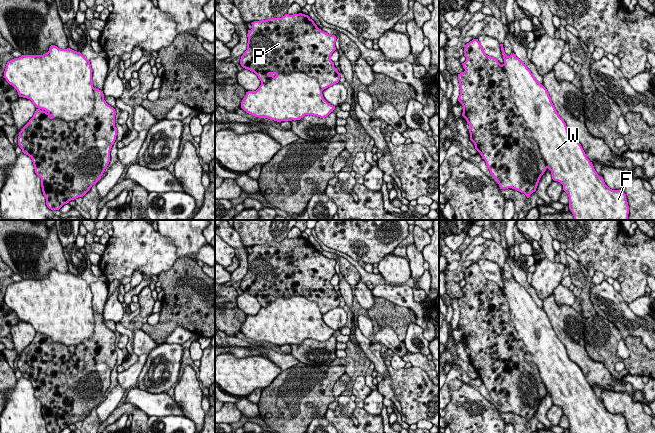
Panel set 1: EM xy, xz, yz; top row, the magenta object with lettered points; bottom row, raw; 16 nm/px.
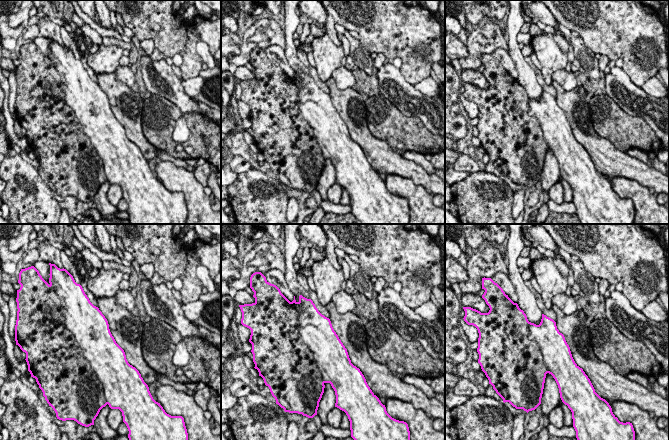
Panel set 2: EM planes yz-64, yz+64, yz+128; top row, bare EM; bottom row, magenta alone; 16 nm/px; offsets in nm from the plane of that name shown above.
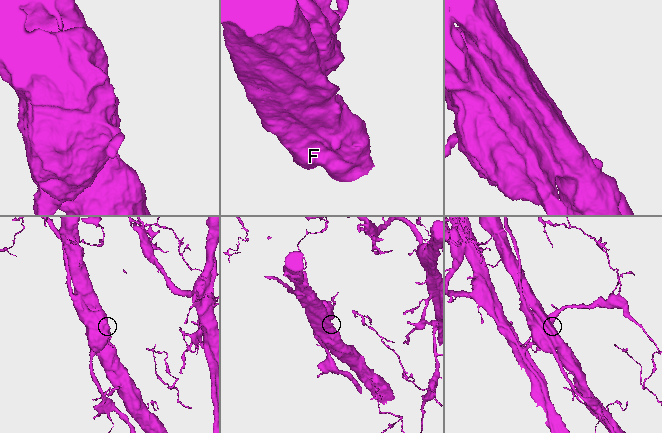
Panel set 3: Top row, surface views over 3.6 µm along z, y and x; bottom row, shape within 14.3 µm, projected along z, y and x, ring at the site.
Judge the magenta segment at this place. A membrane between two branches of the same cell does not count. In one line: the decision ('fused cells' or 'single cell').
fused cells

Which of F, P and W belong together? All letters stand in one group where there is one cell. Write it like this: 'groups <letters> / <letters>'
groups F W / P

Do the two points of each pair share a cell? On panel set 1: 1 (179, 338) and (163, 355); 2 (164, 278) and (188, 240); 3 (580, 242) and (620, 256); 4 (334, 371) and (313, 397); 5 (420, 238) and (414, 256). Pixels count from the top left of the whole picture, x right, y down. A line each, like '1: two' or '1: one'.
1: two
2: two
3: one
4: one
5: two

